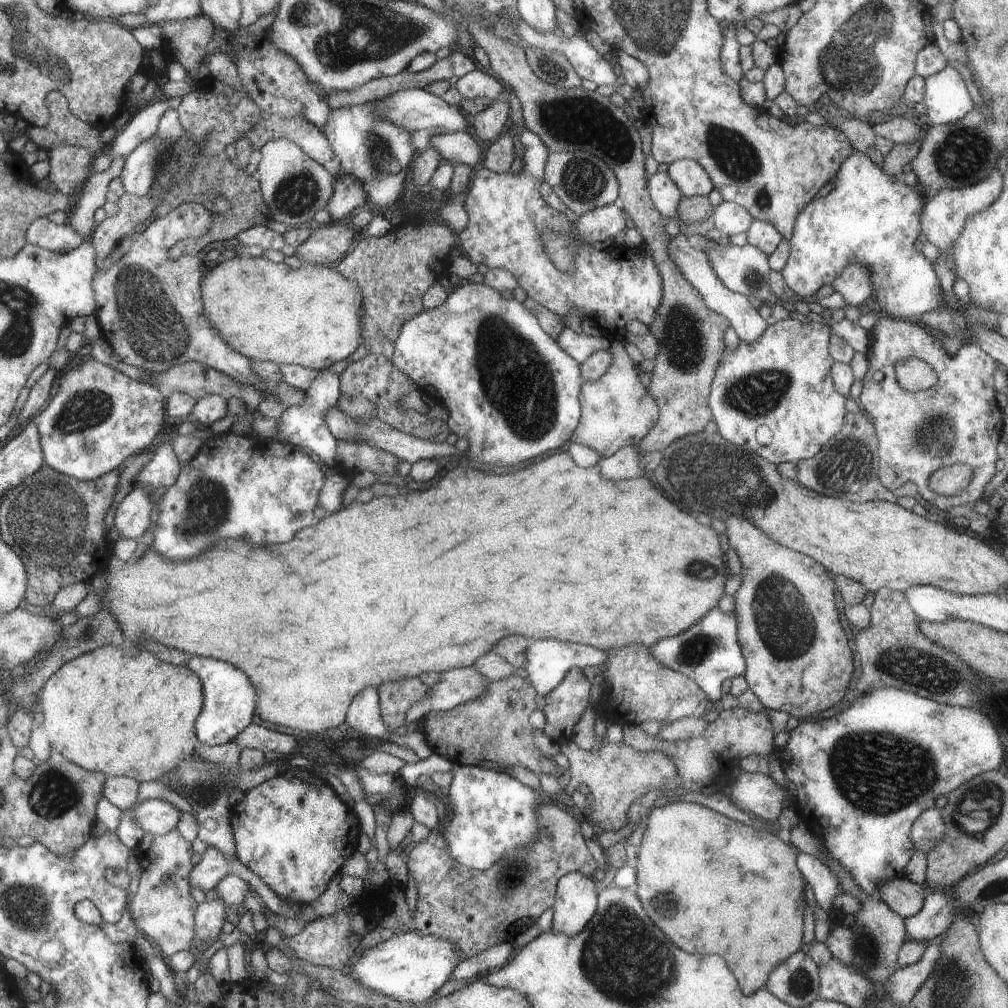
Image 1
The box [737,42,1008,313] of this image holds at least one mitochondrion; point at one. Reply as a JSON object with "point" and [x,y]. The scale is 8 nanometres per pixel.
{"point":[966,153]}

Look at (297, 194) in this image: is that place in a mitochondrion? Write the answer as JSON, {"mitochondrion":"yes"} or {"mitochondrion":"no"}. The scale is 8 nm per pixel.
{"mitochondrion":"yes"}

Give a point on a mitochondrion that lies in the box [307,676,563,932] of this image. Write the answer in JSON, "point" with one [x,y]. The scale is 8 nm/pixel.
{"point":[513,878]}

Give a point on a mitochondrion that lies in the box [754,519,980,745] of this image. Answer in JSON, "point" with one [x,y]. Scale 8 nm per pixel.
{"point":[923,670]}

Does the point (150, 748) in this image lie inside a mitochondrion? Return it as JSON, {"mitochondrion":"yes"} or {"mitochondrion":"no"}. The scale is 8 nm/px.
{"mitochondrion":"no"}

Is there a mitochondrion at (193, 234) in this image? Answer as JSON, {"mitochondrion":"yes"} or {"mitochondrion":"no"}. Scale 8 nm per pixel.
{"mitochondrion":"no"}

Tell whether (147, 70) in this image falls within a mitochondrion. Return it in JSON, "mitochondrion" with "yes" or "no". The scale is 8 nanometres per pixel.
{"mitochondrion":"no"}

